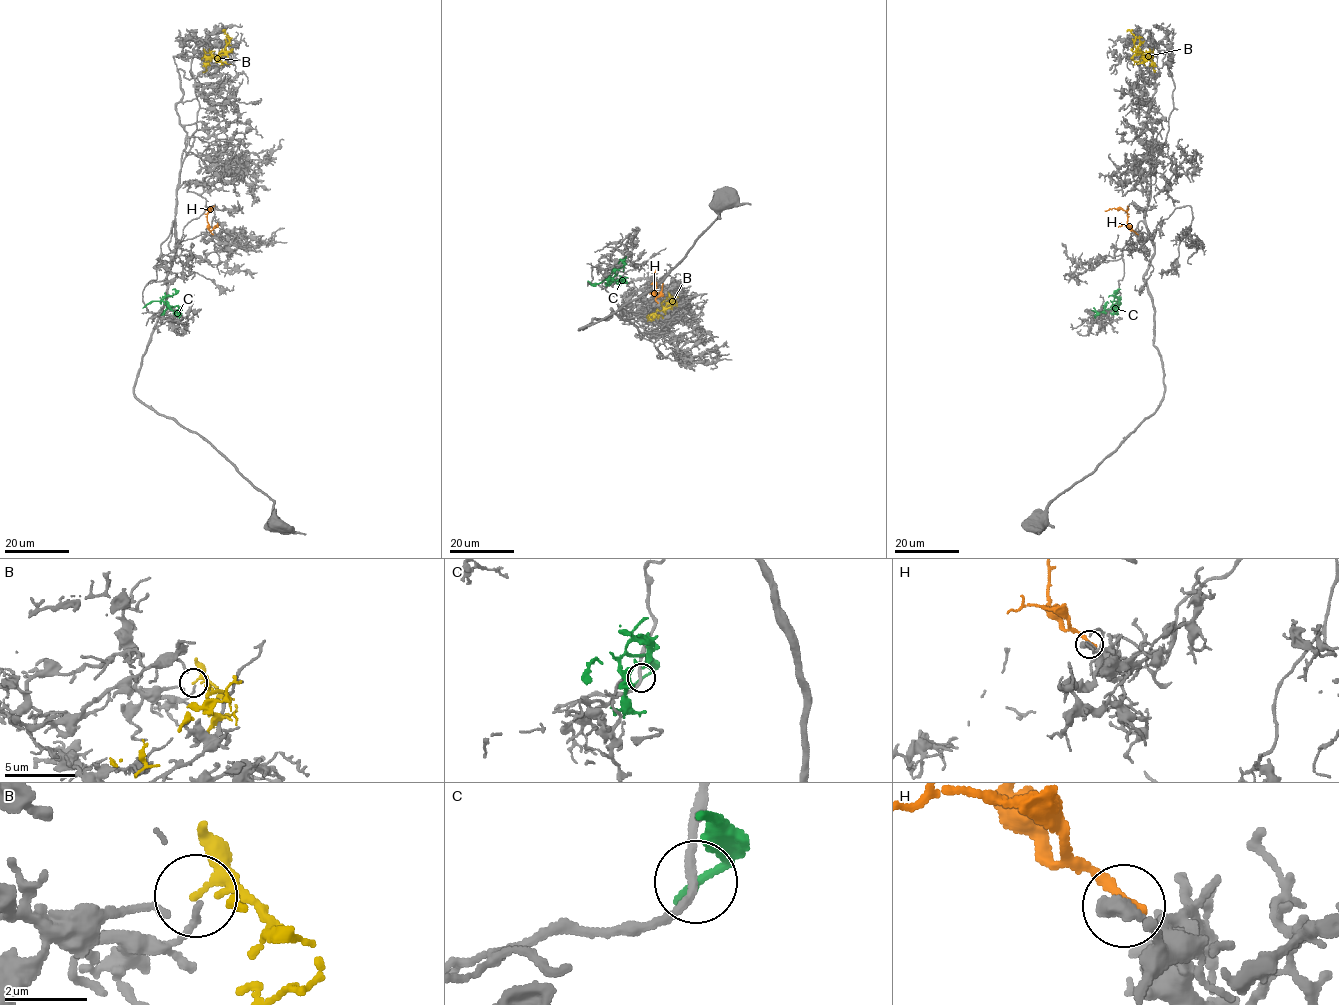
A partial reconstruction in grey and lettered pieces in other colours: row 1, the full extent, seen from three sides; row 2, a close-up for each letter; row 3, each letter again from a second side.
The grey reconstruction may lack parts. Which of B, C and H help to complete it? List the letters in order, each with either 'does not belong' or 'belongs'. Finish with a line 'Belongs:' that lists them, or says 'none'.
B: does not belong
C: does not belong
H: does not belong
Belongs: none

